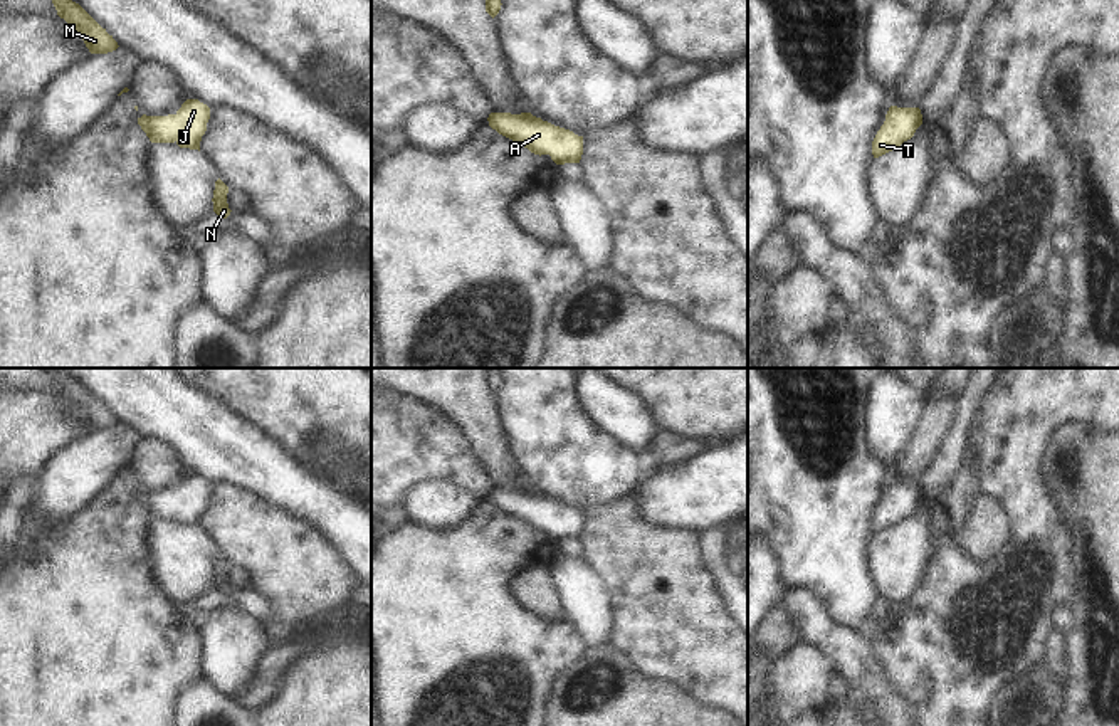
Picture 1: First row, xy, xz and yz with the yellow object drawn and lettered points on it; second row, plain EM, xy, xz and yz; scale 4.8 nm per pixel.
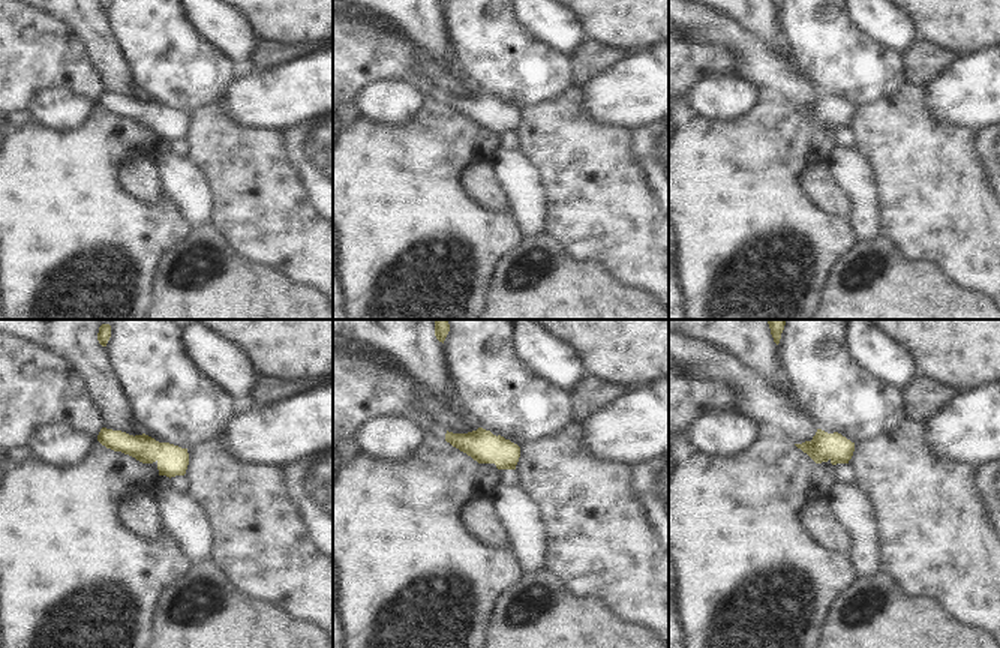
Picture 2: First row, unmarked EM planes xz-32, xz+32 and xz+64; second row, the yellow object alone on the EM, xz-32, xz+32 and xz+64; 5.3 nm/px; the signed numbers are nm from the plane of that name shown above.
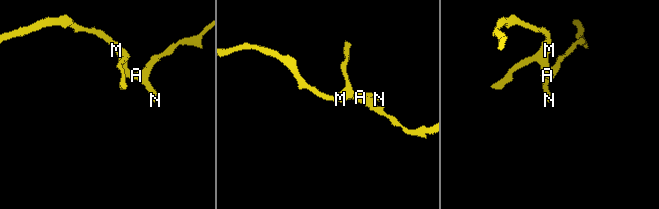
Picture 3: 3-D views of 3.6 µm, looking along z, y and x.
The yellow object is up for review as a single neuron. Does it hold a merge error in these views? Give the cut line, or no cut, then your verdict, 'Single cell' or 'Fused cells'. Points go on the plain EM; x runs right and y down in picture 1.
No split. Single cell.

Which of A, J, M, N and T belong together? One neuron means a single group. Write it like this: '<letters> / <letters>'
A J M N T

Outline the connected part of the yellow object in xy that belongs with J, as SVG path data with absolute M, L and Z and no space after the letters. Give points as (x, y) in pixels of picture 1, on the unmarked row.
M186 476L175 491L138 494L138 501L151 519L176 519L180 524L200 528L207 508L210 484L198 476Z

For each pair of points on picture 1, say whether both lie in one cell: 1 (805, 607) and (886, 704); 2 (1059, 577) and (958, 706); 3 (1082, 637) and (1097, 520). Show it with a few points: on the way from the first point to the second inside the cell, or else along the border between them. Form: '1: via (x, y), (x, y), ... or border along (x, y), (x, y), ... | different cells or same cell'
1: via (824, 631), (871, 681) | same cell
2: via (1019, 597), (965, 647), (958, 666) | same cell
3: via (1084, 609), (1082, 557), (1091, 548) | same cell

